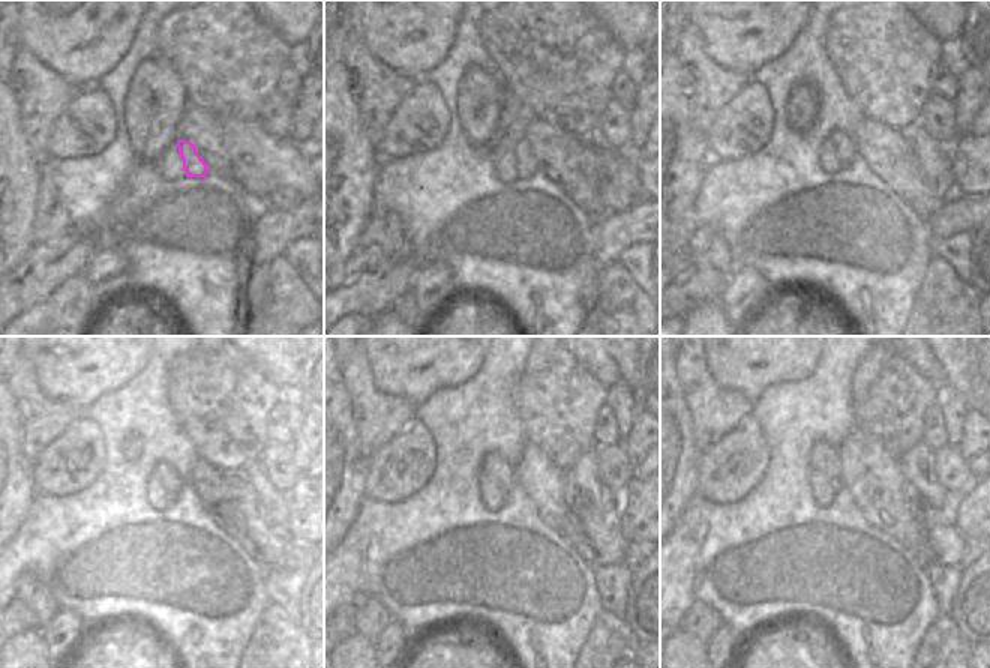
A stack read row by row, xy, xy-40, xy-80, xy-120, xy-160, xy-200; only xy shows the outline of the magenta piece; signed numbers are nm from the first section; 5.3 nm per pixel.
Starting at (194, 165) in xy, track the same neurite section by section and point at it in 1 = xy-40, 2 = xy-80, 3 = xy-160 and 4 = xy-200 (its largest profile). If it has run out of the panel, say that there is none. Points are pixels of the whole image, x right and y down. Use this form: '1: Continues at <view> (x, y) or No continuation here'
1: Continues at xy-40 (525, 162)
2: Continues at xy-80 (843, 144)
3: Continues at xy-160 (497, 467)
4: Continues at xy-200 (824, 457)

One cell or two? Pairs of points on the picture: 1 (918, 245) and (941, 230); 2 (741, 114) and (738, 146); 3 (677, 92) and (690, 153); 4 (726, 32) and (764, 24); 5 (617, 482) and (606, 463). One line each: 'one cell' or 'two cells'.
1: two cells
2: one cell
3: one cell
4: one cell
5: one cell

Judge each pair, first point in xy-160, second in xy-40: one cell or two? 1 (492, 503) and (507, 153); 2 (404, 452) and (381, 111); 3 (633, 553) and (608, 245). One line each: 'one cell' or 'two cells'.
1: one cell
2: two cells
3: one cell

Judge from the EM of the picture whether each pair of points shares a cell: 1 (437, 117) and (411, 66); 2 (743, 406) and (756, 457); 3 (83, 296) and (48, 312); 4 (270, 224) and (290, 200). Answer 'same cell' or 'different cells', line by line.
1: different cells
2: different cells
3: same cell
4: different cells

